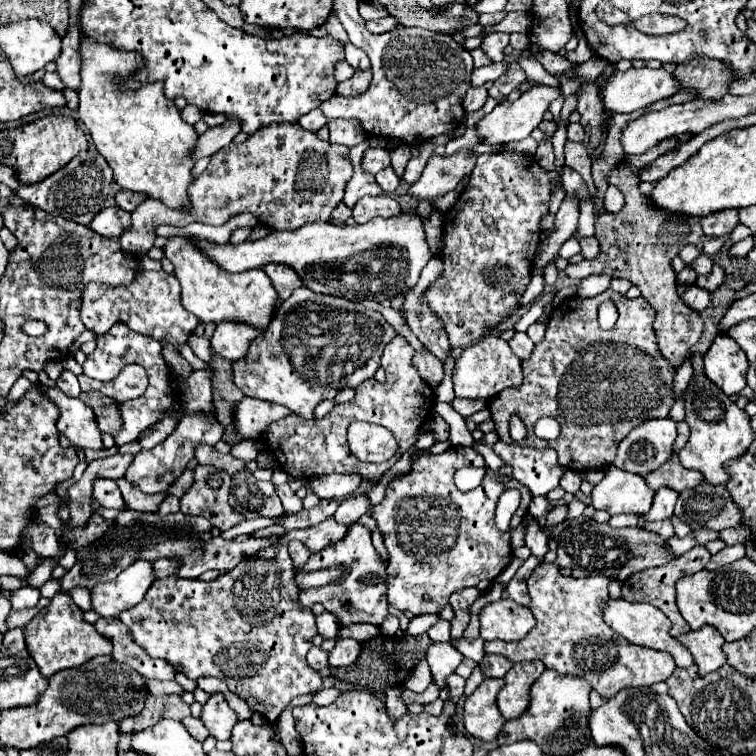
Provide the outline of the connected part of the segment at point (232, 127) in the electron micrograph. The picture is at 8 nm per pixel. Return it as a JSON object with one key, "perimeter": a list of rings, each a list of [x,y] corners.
{"perimeter":[[[225,120],[223,124],[209,128],[205,134],[199,136],[199,142],[195,148],[195,160],[219,152],[223,146],[227,146],[239,134],[239,130],[241,128],[239,128],[237,120]]]}

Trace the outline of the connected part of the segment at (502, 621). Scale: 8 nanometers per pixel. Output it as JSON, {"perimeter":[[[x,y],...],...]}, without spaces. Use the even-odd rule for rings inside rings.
{"perimeter":[[[509,598],[487,604],[481,614],[481,638],[483,640],[521,640],[535,626],[535,618],[527,606],[519,606]]]}

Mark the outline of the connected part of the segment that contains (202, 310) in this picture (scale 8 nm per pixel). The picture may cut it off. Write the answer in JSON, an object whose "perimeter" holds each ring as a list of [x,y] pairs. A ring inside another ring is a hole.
{"perimeter":[[[179,236],[169,238],[163,252],[165,258],[173,262],[175,276],[181,282],[183,308],[195,314],[201,322],[243,322],[261,332],[267,328],[267,324],[271,324],[271,316],[275,316],[277,292],[271,280],[265,276],[264,270],[227,274],[217,264],[213,264],[201,250],[197,250],[189,238]]]}

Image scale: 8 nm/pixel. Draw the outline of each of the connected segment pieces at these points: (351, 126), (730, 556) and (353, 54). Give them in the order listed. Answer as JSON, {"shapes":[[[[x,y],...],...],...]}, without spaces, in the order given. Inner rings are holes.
{"shapes":[[[[329,120],[327,126],[331,130],[329,140],[337,144],[347,144],[349,148],[367,138],[367,132],[363,132],[363,126],[355,120]]],[[[743,544],[727,546],[727,548],[723,548],[721,552],[717,552],[715,556],[711,556],[711,560],[709,560],[709,564],[707,564],[705,568],[707,568],[707,570],[715,570],[715,568],[721,568],[721,566],[725,566],[725,564],[731,564],[731,562],[743,558],[743,556],[745,556],[745,546],[743,546]]],[[[347,44],[347,46],[345,46],[345,58],[347,58],[347,62],[349,62],[353,68],[357,68],[357,70],[369,68],[367,54],[365,54],[361,48],[355,48],[353,44]]]]}

